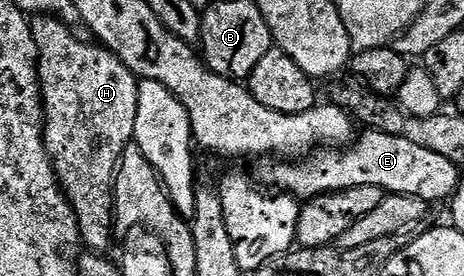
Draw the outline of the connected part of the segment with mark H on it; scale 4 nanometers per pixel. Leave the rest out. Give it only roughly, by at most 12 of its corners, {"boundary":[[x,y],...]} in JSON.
{"boundary":[[31,19],[44,143],[81,243],[107,255],[140,83]]}

